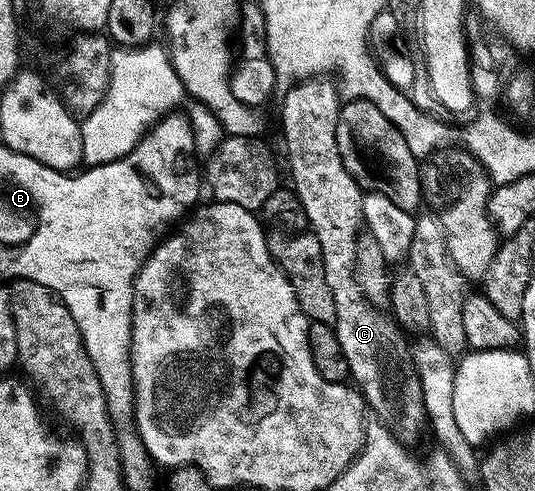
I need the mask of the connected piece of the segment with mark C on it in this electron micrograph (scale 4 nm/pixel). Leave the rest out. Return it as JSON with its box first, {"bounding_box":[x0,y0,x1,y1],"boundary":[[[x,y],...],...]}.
{"bounding_box":[283,78,428,446],"boundary":[[[327,78],[301,80],[290,85],[291,88],[283,96],[283,144],[287,147],[287,164],[291,167],[290,183],[295,193],[301,198],[301,206],[305,206],[308,225],[313,229],[317,242],[321,242],[321,254],[325,262],[325,282],[329,282],[329,290],[333,290],[333,302],[337,306],[334,330],[341,342],[341,350],[345,350],[345,358],[349,362],[350,379],[354,387],[363,393],[366,407],[375,411],[374,419],[384,424],[393,434],[393,438],[404,446],[412,446],[419,440],[423,428],[428,427],[425,398],[421,392],[421,378],[415,369],[415,358],[412,345],[407,345],[408,337],[402,328],[386,311],[374,308],[367,301],[365,291],[356,271],[356,256],[359,253],[359,239],[364,231],[363,198],[364,191],[359,183],[345,170],[345,162],[341,162],[341,154],[337,150],[337,118],[341,107],[341,99]]]}

